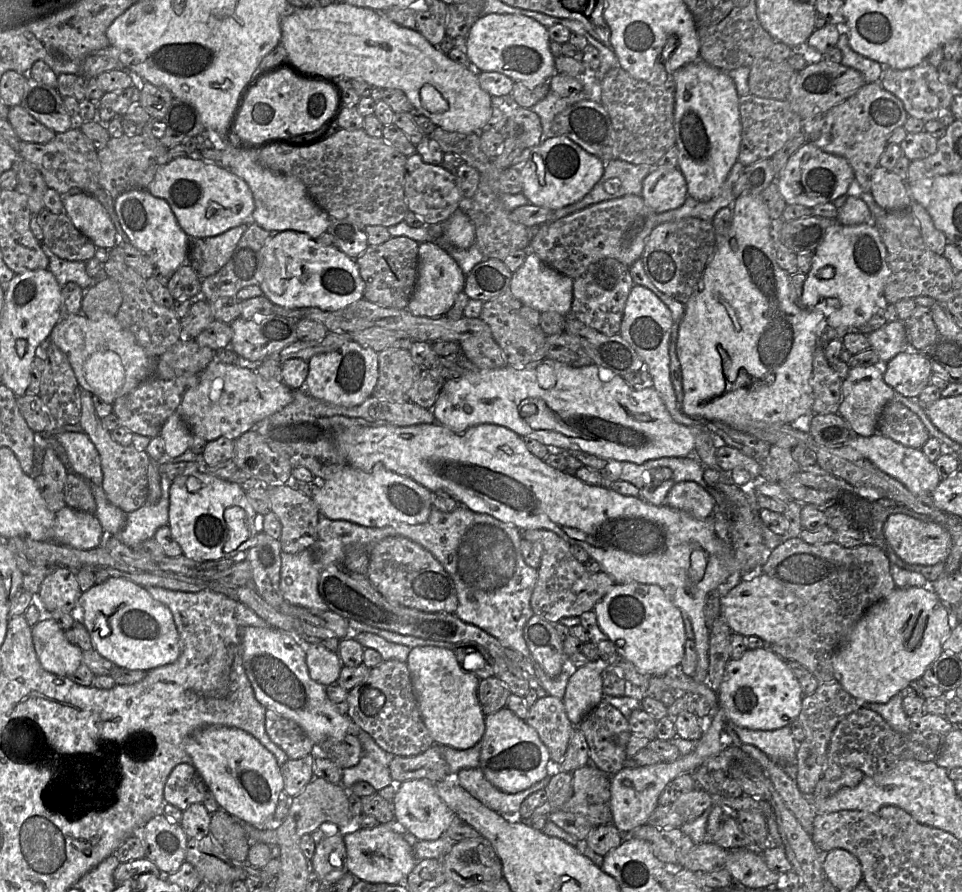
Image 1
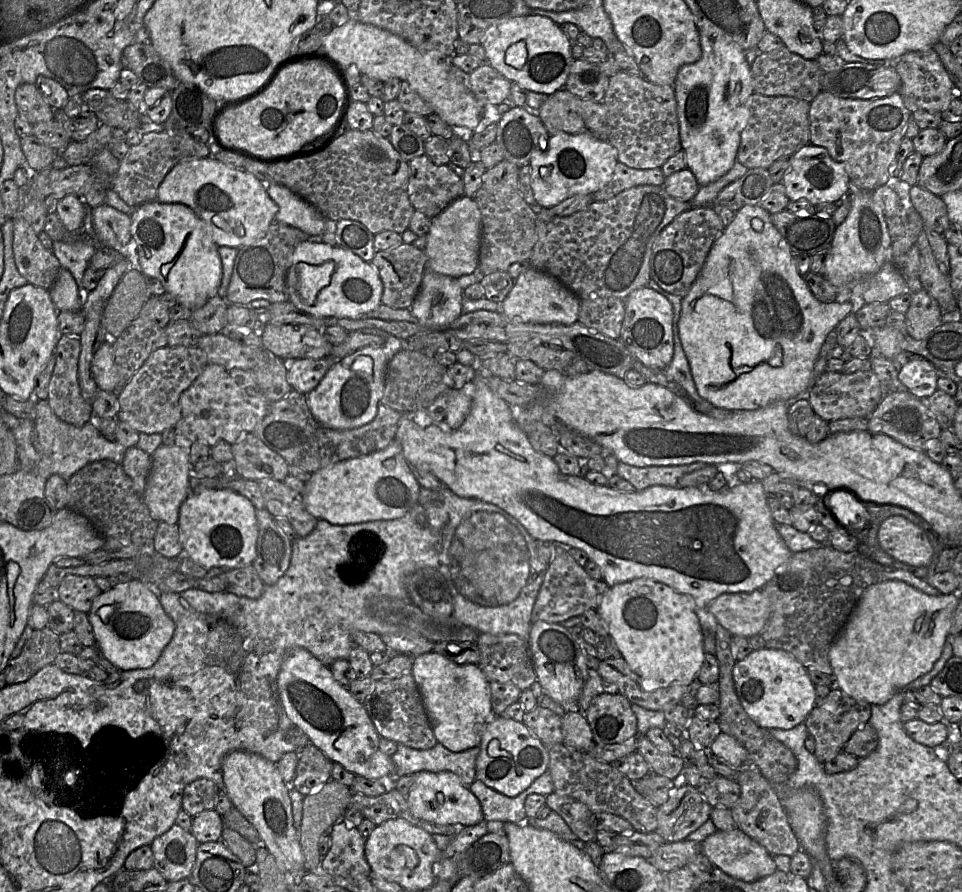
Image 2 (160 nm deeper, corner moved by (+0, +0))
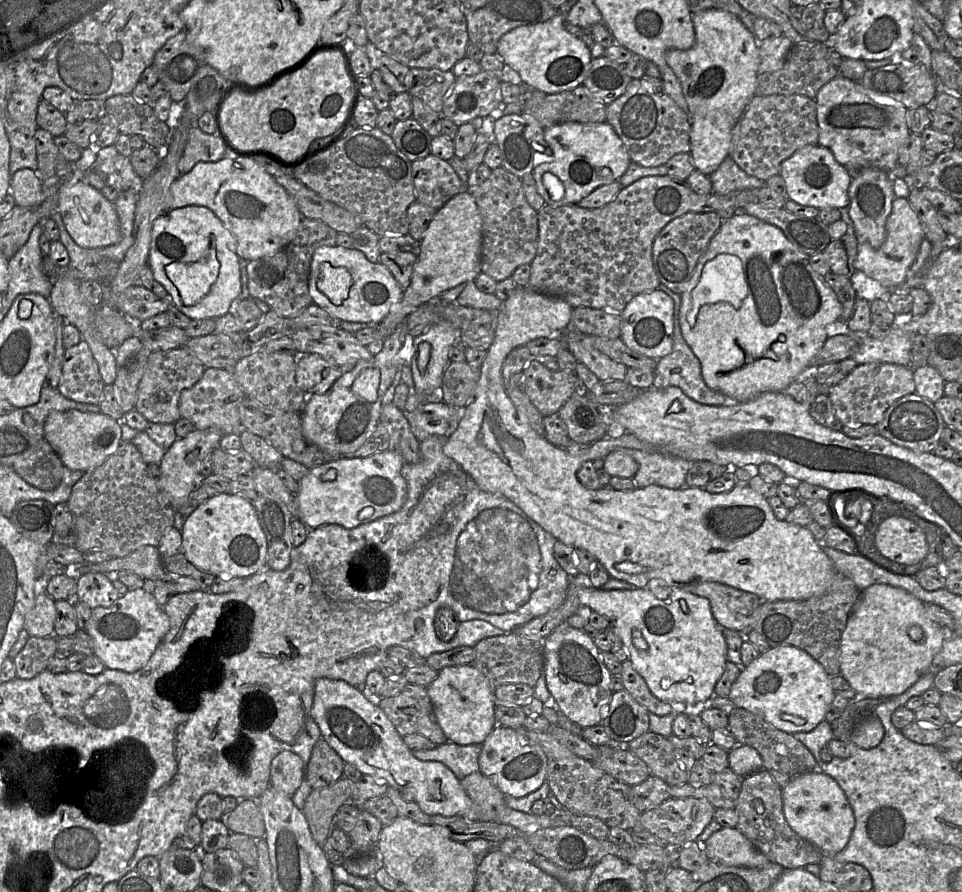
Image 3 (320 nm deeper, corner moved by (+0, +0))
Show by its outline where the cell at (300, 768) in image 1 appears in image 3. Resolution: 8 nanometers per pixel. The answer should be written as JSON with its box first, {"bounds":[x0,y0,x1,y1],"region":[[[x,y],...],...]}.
{"bounds":[305,737,345,789],"region":[[[321,737],[313,746],[305,767],[305,778],[311,788],[322,789],[343,777],[345,762]]]}

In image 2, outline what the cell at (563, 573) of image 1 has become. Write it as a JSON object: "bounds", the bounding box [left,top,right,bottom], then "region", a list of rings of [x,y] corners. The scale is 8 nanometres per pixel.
{"bounds":[532,546,609,624],"region":[[[557,546],[556,555],[548,565],[532,610],[532,624],[537,621],[561,623],[575,616],[580,617],[589,609],[596,610],[608,589],[609,586],[602,579],[592,579],[565,546]]]}

